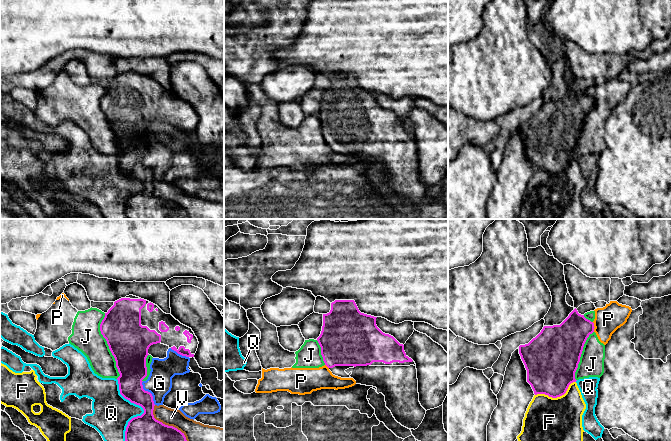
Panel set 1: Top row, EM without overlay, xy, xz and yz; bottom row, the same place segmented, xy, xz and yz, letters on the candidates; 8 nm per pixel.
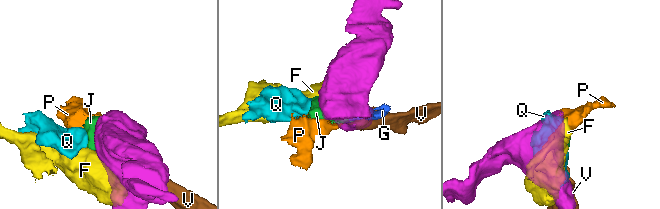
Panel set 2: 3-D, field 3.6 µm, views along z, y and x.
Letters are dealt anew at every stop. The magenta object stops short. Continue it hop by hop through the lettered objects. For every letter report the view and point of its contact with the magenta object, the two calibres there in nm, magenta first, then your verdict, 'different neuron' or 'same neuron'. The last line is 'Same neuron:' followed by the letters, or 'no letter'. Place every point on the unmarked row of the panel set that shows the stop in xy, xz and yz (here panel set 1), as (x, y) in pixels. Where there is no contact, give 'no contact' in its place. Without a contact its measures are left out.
F: contact yz (556, 173); calibres 400 and 480 nm; different neuron
G: contact xy (149, 168); calibres 220 and 200 nm; different neuron
J: contact xy (108, 121); calibres 320 and 240 nm; different neuron
P: contact yz (594, 103); calibres 280 and 220 nm; different neuron
Q: contact xy (143, 185); calibres 360 and 300 nm; different neuron
V: contact xy (167, 201); calibres 380 and 190 nm; different neuron
Same neuron: no letter

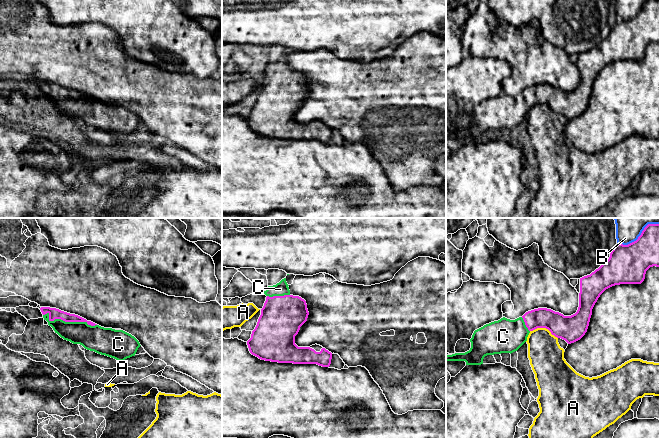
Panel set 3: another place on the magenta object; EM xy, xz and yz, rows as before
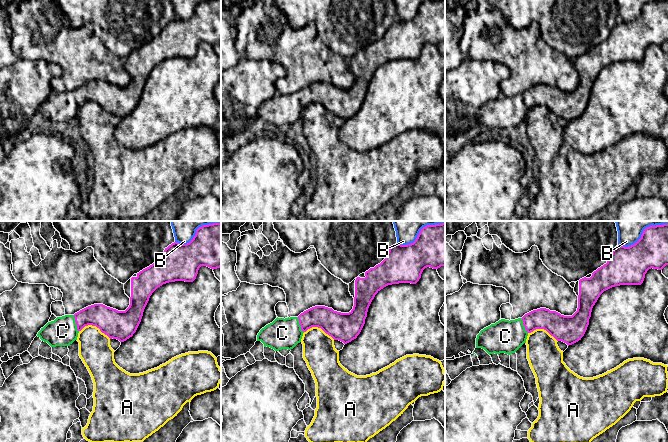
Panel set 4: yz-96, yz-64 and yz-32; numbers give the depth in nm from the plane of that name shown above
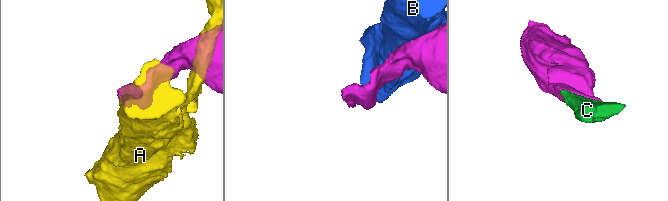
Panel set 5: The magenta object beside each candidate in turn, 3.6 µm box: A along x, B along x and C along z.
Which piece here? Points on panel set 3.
A: contact yz (544, 103); calibres 220 and 280 nm; different neuron
B: contact yz (634, 17); calibres 320 and 160 nm; different neuron
C: contact xy (68, 97); calibres 90 and 200 nm; same neuron
Same neuron: C

